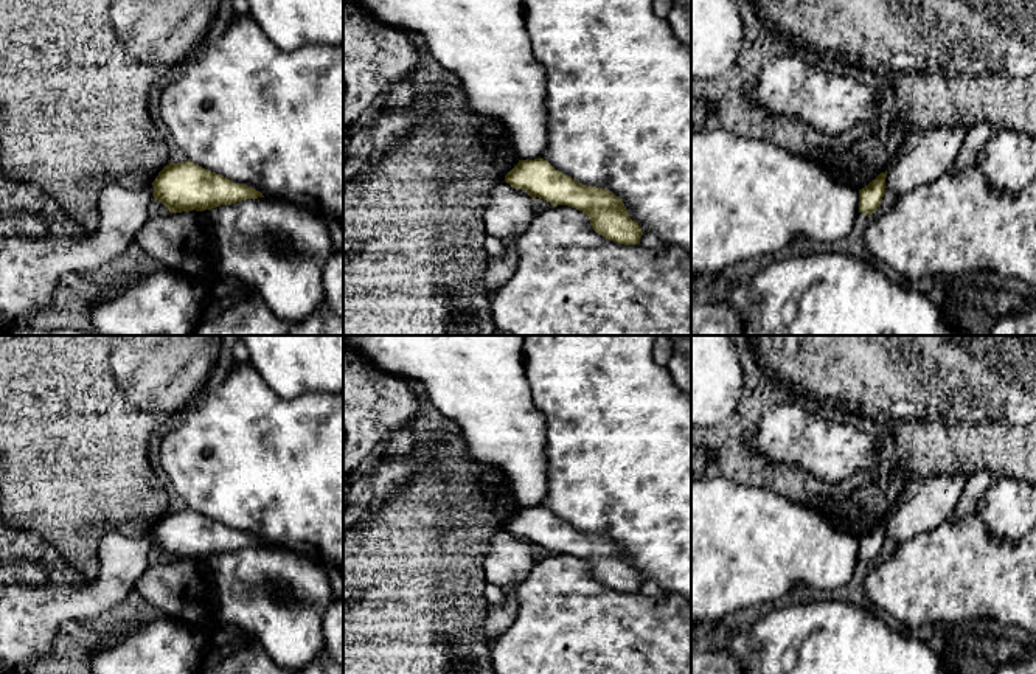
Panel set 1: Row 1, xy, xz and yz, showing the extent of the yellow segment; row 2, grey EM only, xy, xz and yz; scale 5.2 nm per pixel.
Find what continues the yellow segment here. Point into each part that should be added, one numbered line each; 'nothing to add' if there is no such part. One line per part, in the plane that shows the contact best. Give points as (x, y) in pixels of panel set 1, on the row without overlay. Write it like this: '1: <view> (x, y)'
nothing to add

